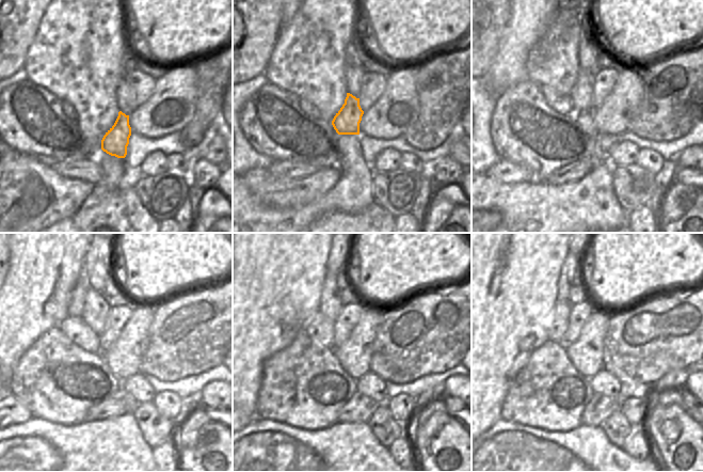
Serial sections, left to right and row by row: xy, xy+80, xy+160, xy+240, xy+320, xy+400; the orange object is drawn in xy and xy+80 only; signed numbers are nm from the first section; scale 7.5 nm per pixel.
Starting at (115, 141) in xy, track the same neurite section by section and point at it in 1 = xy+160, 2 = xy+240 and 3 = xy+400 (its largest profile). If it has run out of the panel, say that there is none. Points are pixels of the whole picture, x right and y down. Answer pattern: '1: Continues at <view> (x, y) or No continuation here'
1: Continues at xy+160 (581, 93)
2: Continues at xy+240 (95, 312)
3: Continues at xy+400 (571, 265).

